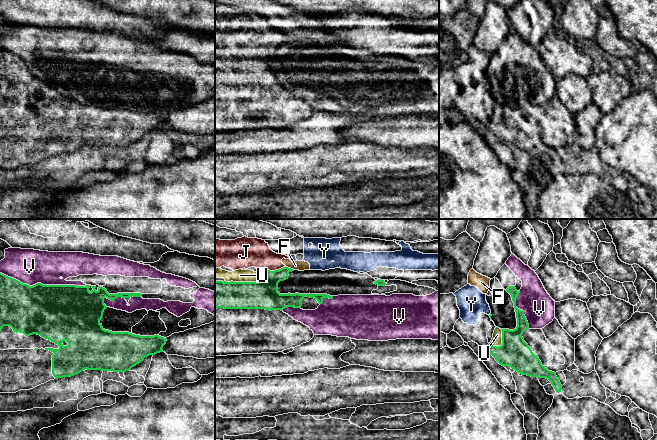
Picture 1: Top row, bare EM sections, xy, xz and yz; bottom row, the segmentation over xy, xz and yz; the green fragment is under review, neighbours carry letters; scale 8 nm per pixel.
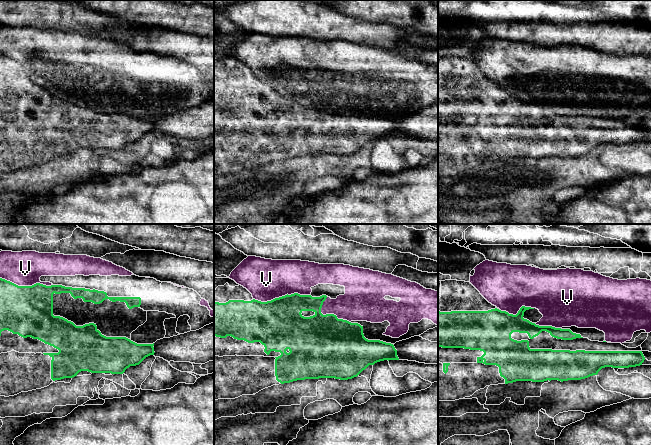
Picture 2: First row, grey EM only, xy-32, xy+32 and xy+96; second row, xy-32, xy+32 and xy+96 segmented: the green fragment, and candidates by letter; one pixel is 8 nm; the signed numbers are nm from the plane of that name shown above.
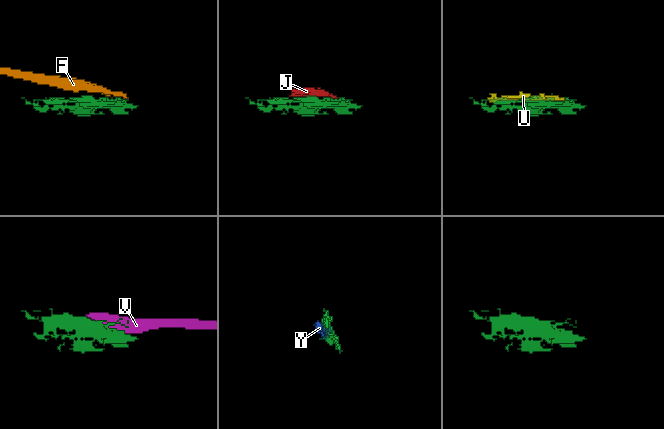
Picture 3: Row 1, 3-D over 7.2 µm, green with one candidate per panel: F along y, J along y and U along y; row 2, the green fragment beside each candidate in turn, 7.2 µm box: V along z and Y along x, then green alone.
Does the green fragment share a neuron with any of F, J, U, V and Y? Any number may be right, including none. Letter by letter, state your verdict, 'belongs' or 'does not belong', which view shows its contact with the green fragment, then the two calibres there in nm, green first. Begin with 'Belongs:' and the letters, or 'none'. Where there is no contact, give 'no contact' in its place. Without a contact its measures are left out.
Belongs: J, U
F: does not belong | xz | 180/80 nm
J: belongs | xz | 220/240 nm
U: belongs | xz | 220/100 nm
V: does not belong | xy | 440/280 nm
Y: does not belong | yz | 20/220 nm

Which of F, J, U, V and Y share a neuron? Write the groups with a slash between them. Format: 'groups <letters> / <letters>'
groups F Y / J U / V

